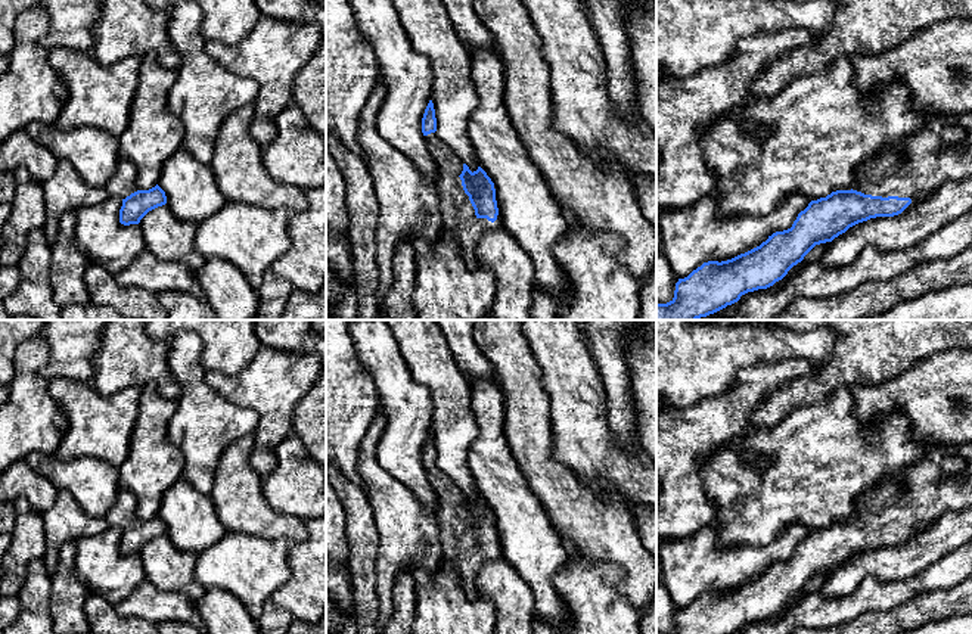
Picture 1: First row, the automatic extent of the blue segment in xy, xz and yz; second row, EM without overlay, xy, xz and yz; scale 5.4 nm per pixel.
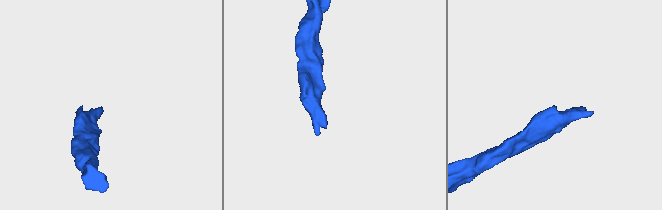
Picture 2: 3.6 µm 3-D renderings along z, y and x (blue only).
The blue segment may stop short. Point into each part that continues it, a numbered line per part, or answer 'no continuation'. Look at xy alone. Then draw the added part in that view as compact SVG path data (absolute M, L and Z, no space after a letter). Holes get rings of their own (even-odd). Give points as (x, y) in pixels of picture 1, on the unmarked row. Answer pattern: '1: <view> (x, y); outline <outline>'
1: xy (123, 513); outline M119 490L114 506L108 510L105 520L109 526L125 529L137 522L137 498L128 490Z

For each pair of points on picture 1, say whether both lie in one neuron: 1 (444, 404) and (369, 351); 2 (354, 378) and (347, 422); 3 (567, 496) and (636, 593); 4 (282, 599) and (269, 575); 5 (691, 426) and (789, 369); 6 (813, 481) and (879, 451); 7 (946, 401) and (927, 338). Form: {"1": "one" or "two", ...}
{"1": "two", "2": "one", "3": "one", "4": "two", "5": "one", "6": "one", "7": "two"}

